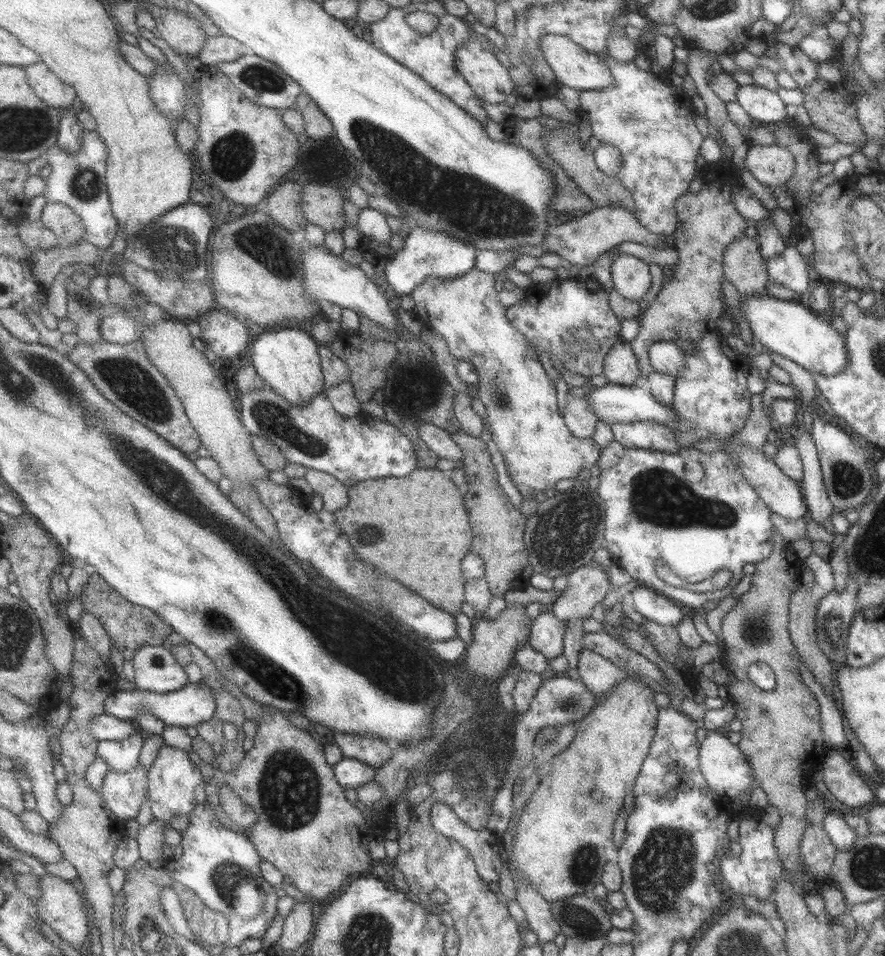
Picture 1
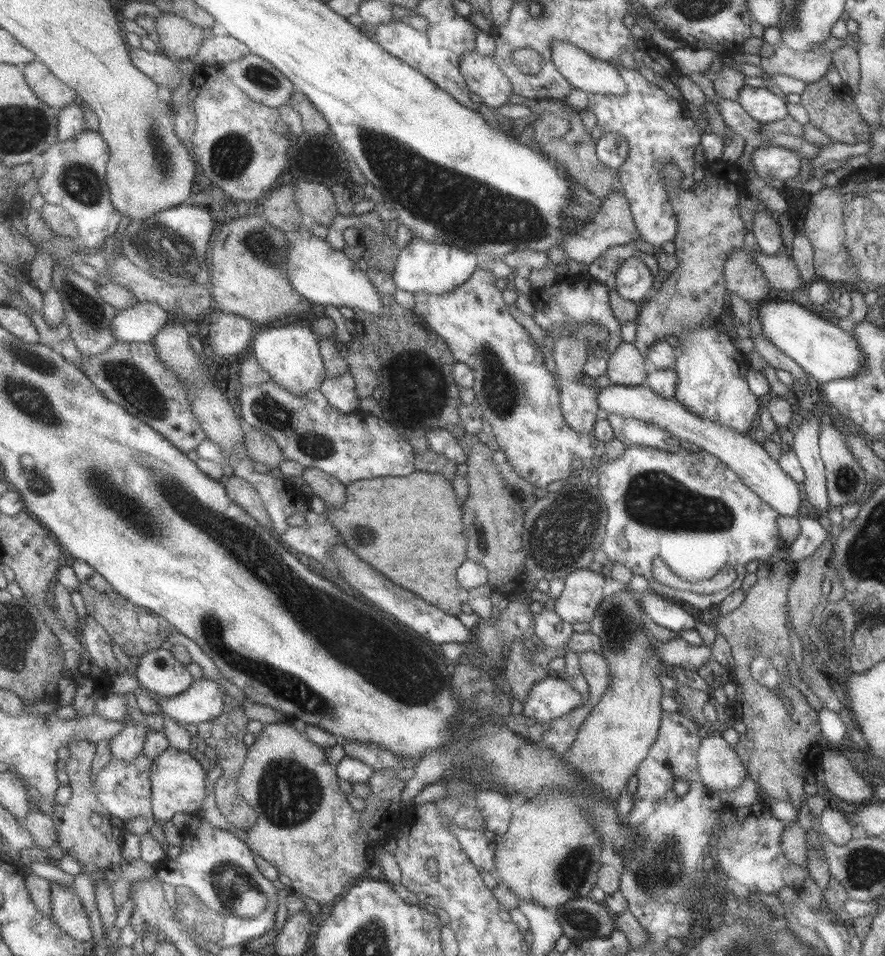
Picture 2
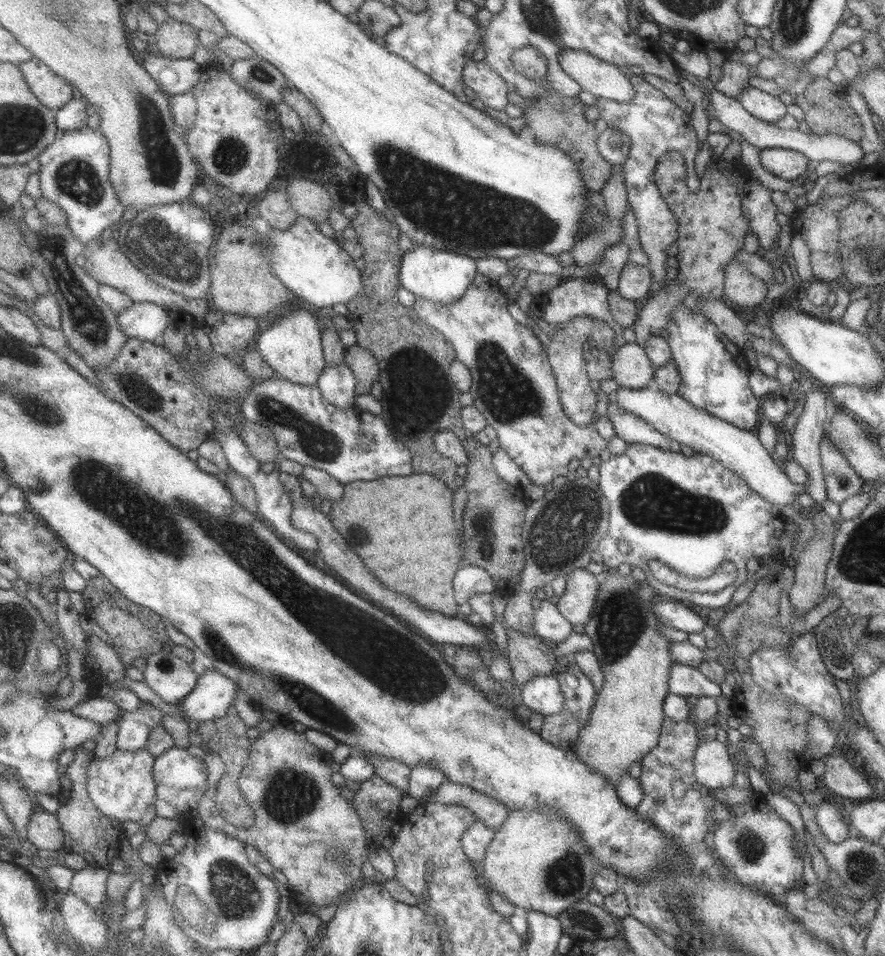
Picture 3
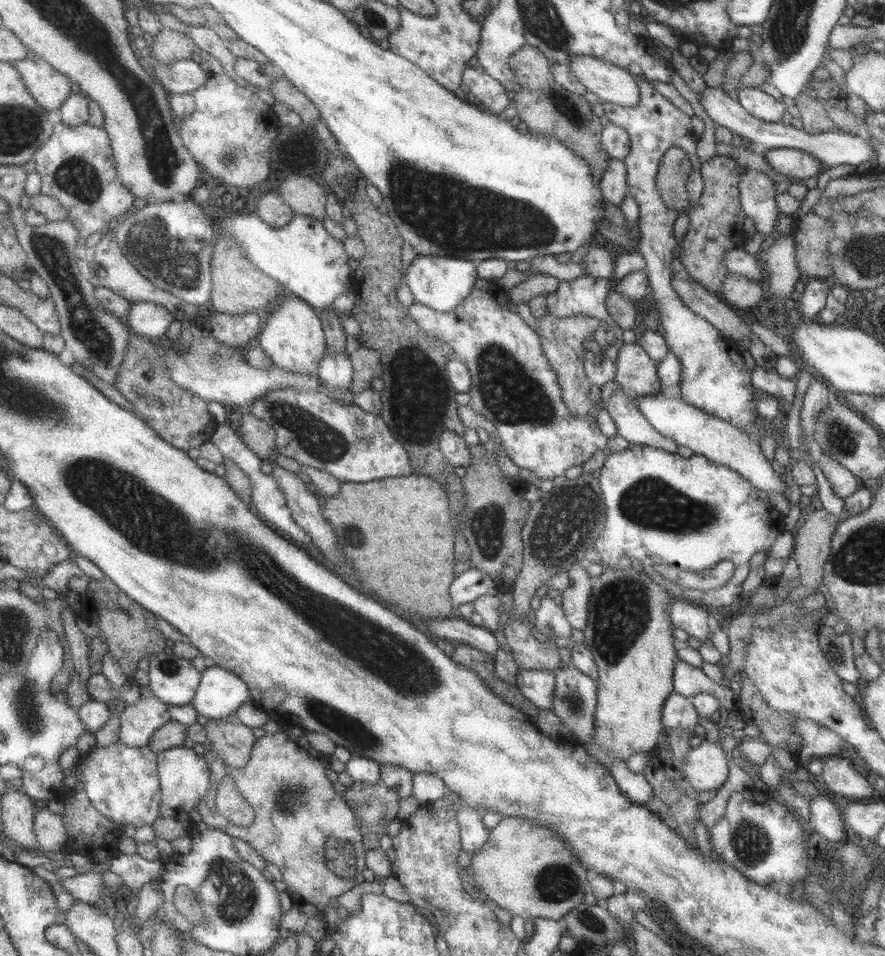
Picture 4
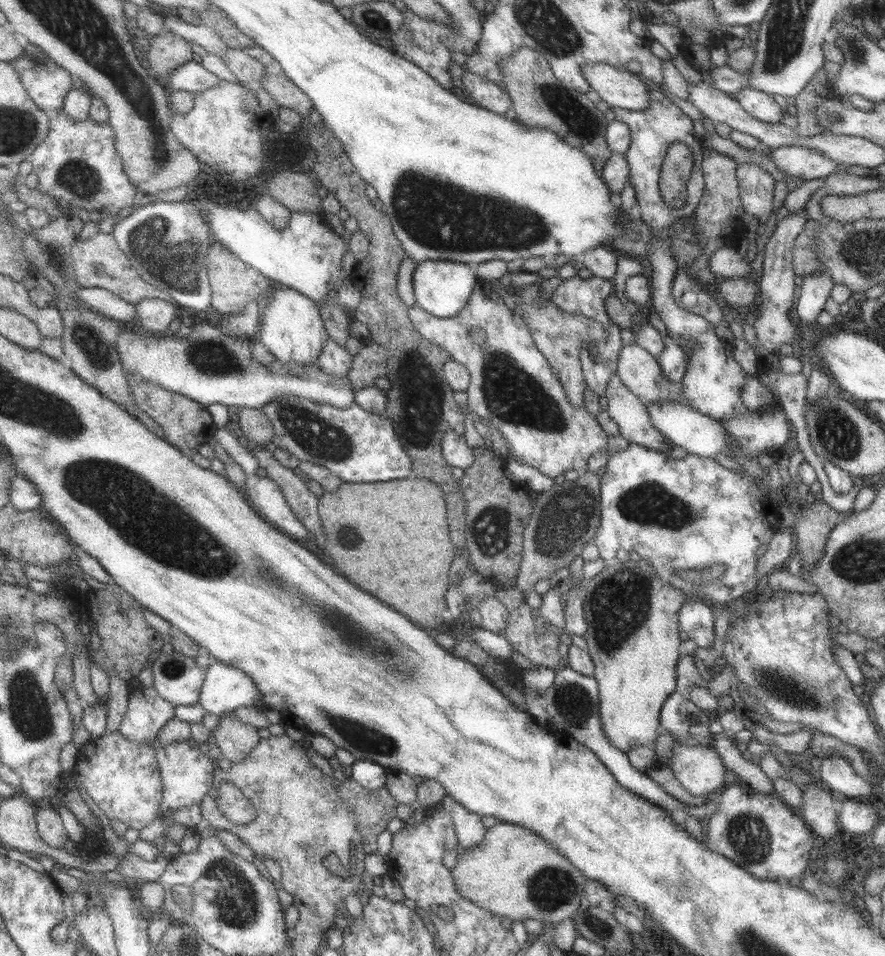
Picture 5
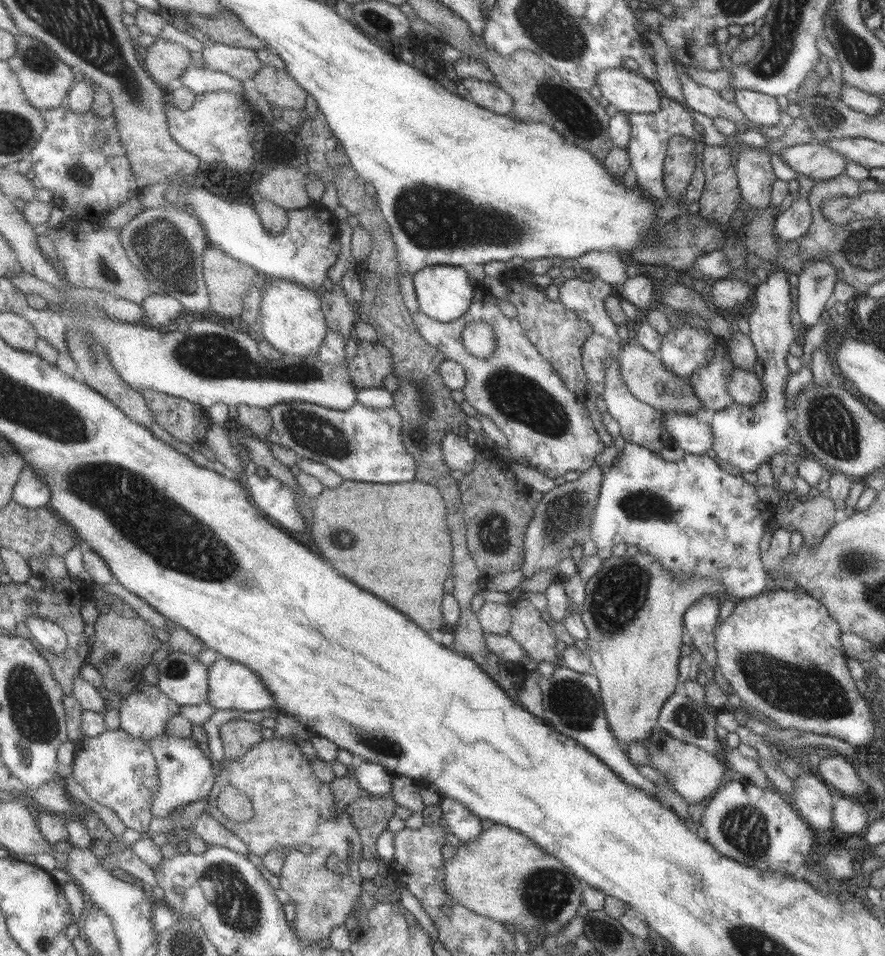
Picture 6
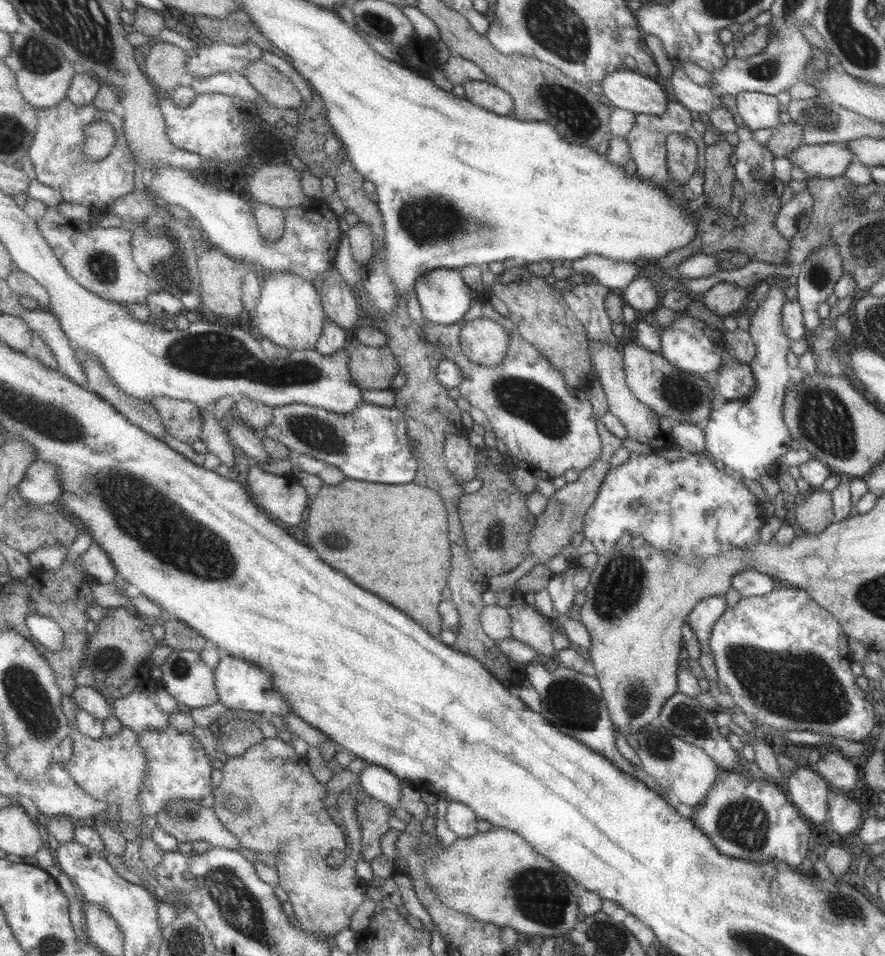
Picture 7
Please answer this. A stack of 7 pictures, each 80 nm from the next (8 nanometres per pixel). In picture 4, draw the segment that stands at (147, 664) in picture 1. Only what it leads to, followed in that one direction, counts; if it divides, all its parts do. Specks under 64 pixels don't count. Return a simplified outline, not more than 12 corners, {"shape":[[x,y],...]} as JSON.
{"shape":[[167,652],[153,656],[152,692],[167,705],[191,704],[203,676]]}

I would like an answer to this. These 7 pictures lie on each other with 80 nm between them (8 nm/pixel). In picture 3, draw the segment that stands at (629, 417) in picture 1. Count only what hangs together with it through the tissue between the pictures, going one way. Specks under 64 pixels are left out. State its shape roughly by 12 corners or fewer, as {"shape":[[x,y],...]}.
{"shape":[[618,386],[621,410],[710,456],[778,509],[791,482],[741,430],[679,395]]}

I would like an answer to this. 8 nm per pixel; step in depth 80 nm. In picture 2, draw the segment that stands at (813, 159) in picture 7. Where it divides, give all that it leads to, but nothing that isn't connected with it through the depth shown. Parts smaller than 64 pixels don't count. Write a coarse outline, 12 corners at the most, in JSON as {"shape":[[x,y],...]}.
{"shape":[[760,146],[750,156],[763,181],[792,179],[799,157],[781,146]]}

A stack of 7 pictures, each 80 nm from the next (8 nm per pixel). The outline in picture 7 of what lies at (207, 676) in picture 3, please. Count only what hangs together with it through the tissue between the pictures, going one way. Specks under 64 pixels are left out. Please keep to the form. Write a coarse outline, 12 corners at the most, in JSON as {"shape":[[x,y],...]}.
{"shape":[[220,653],[221,703],[278,717],[295,714],[276,680]]}

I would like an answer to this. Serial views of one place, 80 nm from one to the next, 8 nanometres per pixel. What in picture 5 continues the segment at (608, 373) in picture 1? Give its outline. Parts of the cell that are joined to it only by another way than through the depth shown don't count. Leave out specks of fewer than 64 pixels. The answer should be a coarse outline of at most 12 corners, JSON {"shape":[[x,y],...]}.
{"shape":[[633,342],[622,345],[616,375],[645,403],[672,400],[659,363]]}

